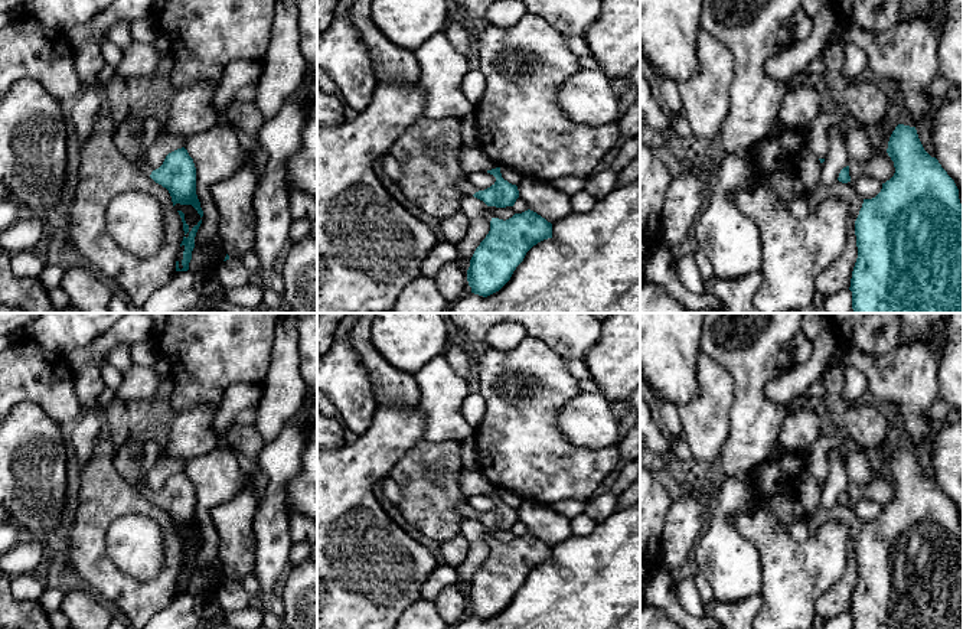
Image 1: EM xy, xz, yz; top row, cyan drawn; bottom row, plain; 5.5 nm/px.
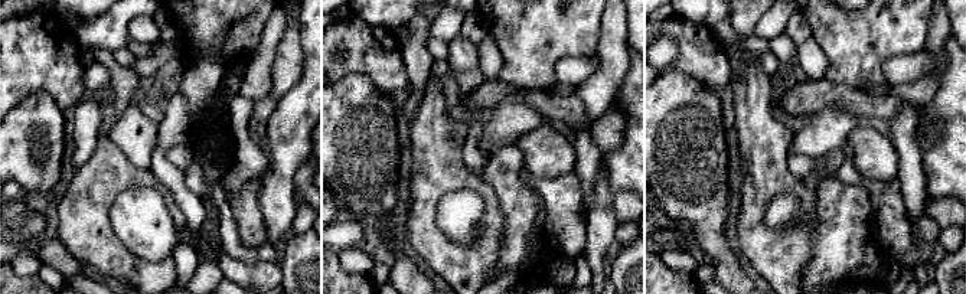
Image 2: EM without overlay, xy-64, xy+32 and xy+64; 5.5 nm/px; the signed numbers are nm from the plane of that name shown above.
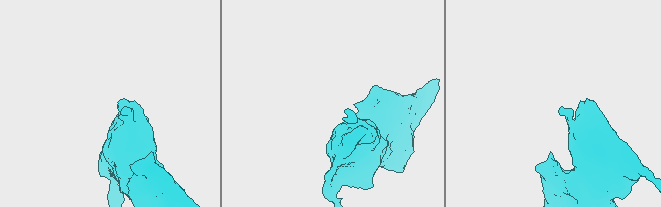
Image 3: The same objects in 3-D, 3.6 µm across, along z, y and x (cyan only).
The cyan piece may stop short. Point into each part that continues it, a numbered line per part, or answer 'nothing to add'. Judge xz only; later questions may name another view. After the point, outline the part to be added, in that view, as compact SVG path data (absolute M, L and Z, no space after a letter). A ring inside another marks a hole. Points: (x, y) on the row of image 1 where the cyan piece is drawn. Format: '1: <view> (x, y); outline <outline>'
1: xz (463, 185); outline M467 177L464 179L460 179L457 183L456 183L456 188L466 196L471 196L474 195L477 190L476 188L470 183L470 180Z

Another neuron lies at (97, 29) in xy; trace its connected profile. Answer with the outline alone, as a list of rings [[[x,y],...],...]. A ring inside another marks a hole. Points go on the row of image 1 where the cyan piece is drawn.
[[[117,0],[91,22],[66,30],[66,35],[74,45],[94,39],[101,46],[108,40],[108,30],[115,23],[148,17],[151,16],[151,6],[153,0]]]

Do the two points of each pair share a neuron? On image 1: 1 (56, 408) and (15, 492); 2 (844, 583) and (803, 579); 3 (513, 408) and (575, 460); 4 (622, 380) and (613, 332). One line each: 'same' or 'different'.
1: different
2: different
3: same
4: same

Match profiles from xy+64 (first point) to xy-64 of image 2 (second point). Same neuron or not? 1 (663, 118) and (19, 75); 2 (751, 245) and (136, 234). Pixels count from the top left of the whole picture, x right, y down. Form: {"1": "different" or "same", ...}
{"1": "different", "2": "different"}

